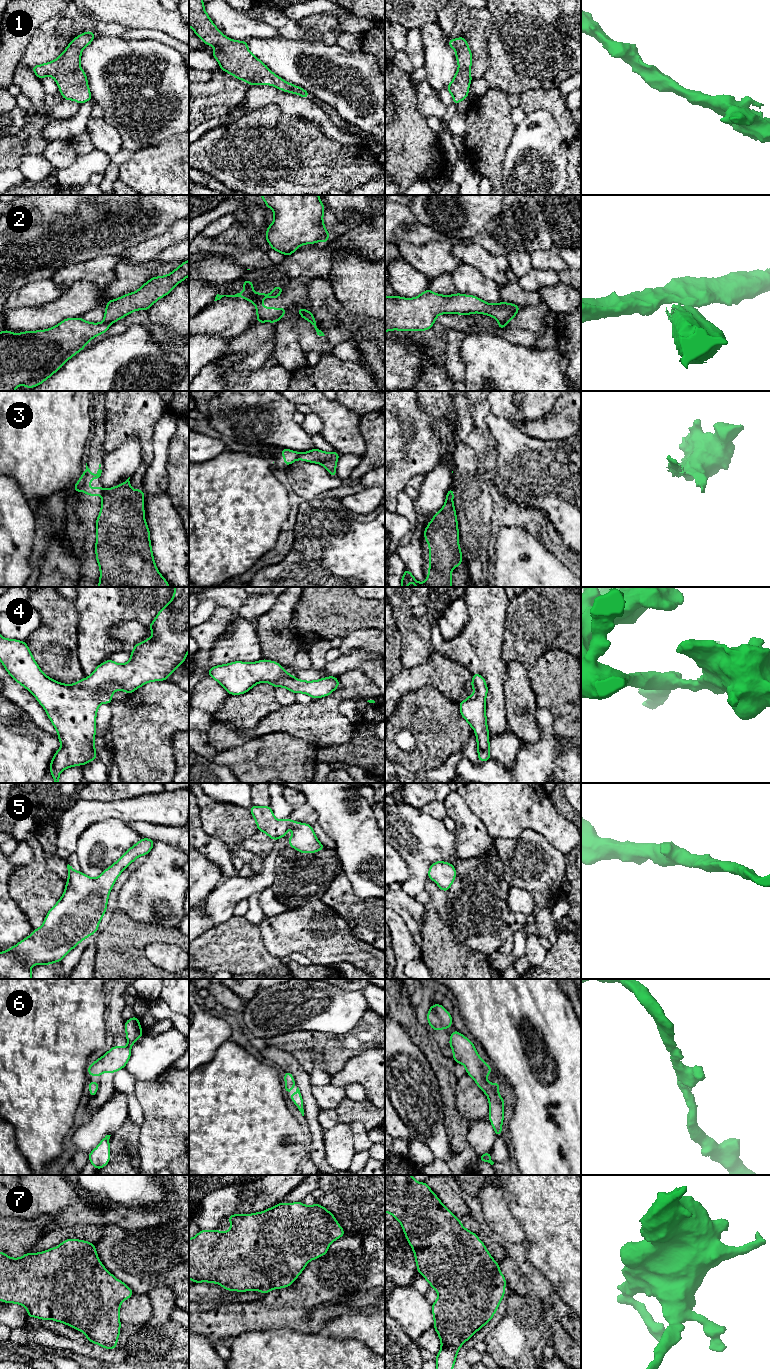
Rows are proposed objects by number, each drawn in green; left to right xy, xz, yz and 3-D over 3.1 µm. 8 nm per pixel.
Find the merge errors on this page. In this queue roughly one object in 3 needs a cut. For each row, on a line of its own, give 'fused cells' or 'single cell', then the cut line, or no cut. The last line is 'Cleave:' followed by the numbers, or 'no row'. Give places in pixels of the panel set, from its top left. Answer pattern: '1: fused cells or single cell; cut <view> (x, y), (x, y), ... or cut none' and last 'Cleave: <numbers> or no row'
1: single cell; cut none
2: fused cells; cut xy (104, 320), (110, 323)
3: fused cells; cut xz (299, 453), (297, 458)
4: single cell; cut none
5: single cell; cut none
6: single cell; cut none
7: single cell; cut none
Cleave: 2, 3

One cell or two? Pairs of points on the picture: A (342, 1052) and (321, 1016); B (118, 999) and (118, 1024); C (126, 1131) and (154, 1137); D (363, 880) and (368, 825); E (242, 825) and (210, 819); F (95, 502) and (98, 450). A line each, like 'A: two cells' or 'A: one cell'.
A: two cells
B: one cell
C: two cells
D: one cell
E: one cell
F: one cell

